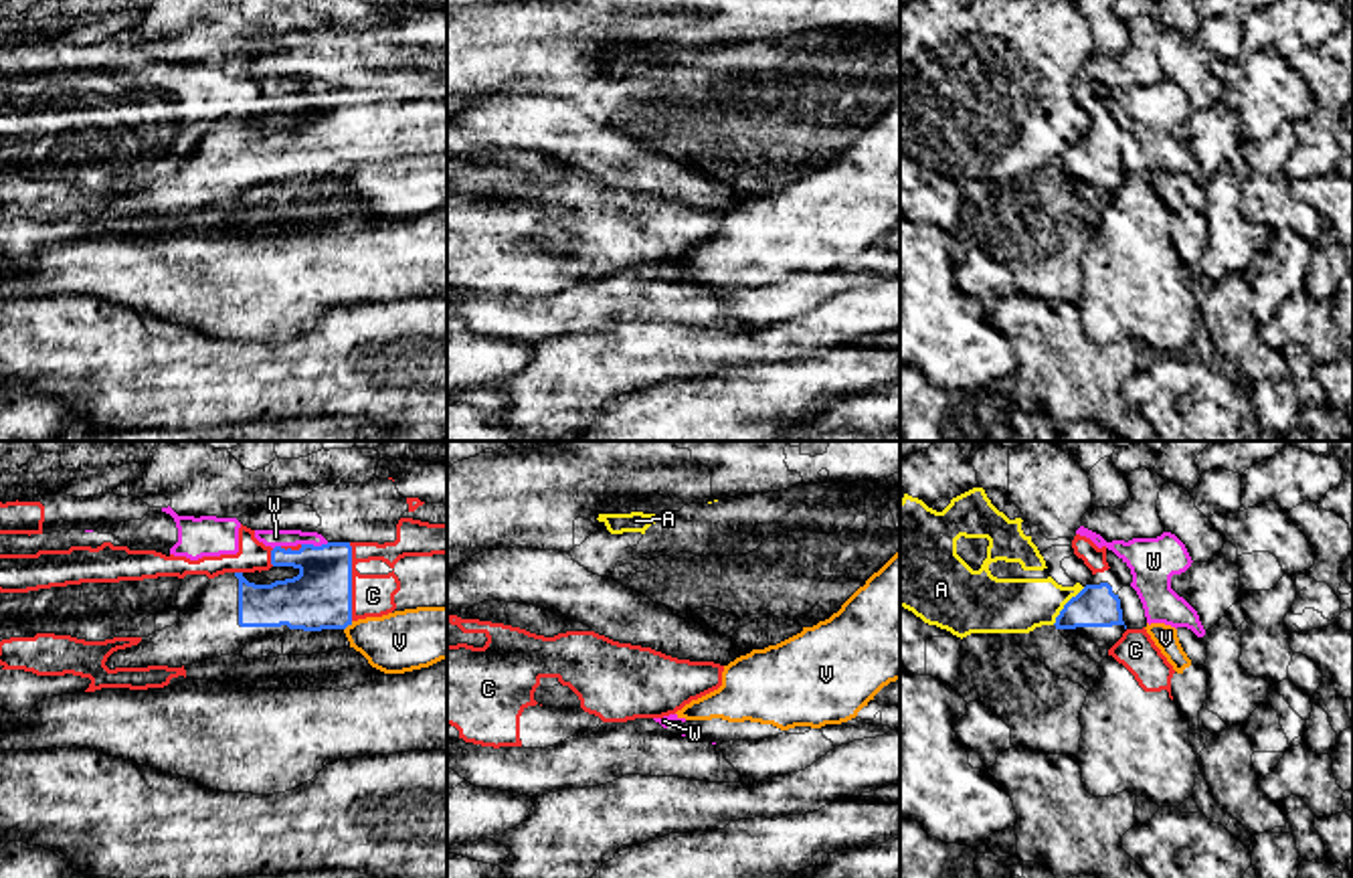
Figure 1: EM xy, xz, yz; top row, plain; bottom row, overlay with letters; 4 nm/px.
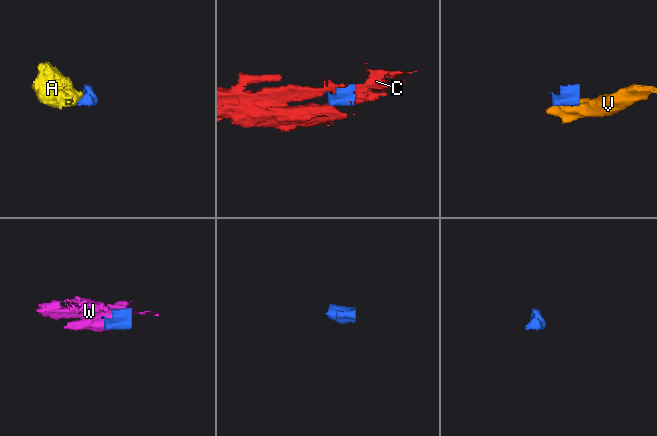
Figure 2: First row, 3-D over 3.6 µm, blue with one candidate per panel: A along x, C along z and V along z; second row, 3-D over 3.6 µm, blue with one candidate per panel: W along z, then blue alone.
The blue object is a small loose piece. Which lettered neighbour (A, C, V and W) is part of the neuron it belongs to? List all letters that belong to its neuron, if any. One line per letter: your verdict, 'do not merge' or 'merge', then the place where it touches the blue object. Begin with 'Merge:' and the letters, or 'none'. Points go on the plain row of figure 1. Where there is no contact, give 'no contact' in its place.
Merge: none
A: do not merge; meets blue in yz at (1064, 152)
C: do not merge; meets blue in xy at (350, 128)
V: do not merge; meets blue in xy at (348, 170)
W: do not merge; meets blue in xy at (312, 92)

